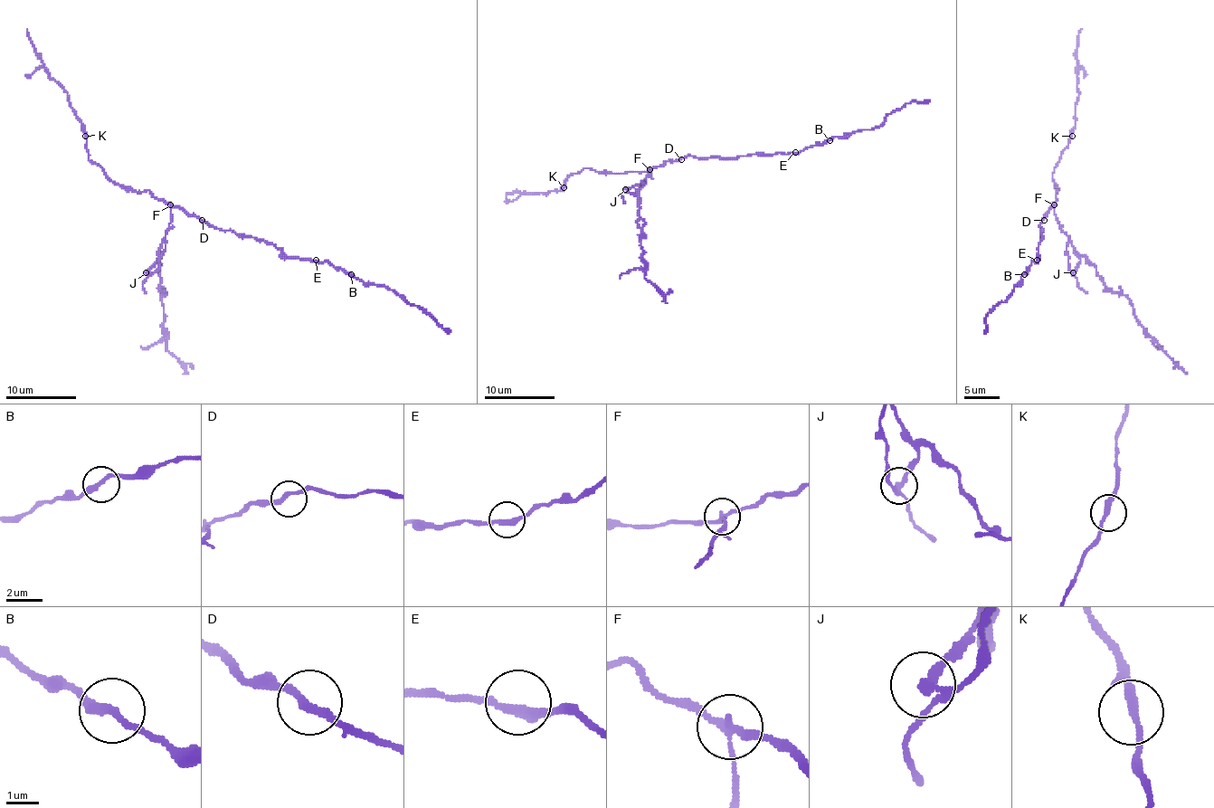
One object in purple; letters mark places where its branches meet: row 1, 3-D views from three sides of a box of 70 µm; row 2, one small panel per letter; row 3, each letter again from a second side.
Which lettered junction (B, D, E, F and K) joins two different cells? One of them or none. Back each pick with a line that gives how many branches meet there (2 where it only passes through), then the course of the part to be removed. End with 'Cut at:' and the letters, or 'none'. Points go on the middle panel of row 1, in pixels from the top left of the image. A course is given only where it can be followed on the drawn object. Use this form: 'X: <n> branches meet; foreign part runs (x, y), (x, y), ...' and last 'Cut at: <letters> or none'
F: 3 branches meet; foreign part runs (649, 170), (639, 191), (637, 223), (640, 229), (644, 277), (667, 303)
Cut at: F

